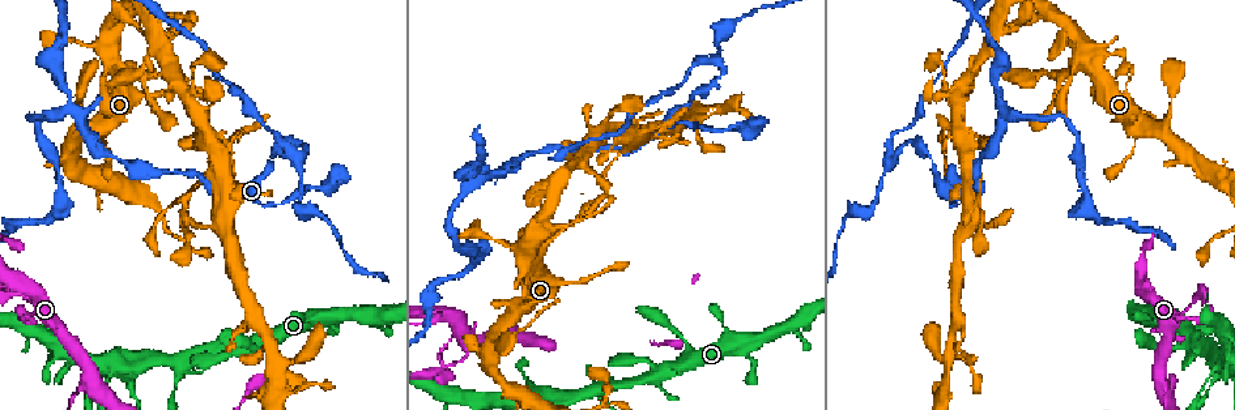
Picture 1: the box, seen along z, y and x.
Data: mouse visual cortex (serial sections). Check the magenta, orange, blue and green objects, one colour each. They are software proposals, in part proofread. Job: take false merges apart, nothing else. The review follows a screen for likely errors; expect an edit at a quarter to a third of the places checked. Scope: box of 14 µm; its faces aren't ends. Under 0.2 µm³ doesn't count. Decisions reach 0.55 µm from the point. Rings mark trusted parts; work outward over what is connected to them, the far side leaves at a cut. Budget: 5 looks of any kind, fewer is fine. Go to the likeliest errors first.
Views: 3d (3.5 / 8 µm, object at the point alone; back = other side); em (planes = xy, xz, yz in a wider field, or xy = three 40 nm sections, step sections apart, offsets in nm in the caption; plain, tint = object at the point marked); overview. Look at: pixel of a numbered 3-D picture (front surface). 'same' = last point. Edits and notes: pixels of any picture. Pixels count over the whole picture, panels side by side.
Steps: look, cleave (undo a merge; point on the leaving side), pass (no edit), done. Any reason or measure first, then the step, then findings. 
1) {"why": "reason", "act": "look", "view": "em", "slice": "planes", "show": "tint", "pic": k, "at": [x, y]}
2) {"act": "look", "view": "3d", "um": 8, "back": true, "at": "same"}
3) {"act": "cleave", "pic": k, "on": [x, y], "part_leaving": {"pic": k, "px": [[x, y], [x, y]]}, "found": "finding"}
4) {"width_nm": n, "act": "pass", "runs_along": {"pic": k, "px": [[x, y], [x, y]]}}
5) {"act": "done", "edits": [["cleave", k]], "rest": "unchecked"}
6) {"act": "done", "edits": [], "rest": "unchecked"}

{"why": "abrupt turn", "act": "look", "view": "3d", "um": 3.5, "pic": 1, "at": [185, 98]}

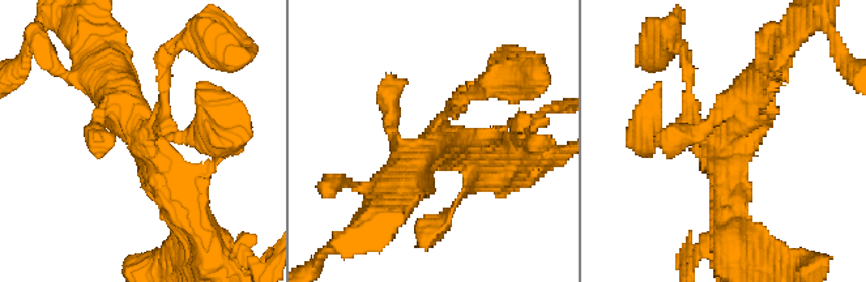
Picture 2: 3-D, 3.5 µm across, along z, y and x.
{"why": "need the tissue", "act": "look", "view": "em", "slice": "xy", "step": 1, "show": "tint", "pic": 2, "at": [725, 138]}

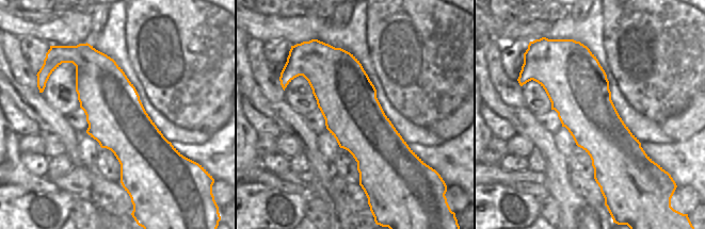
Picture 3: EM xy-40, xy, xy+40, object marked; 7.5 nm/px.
{"act": "pass", "found": "all the same cell"}

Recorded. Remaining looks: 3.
{"why": "a fork", "act": "look", "view": "3d", "um": 3.5, "pic": 1, "at": [1143, 281]}

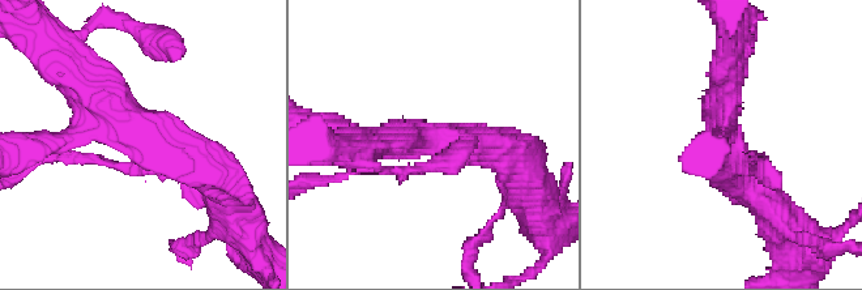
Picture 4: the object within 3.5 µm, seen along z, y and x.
{"why": "shape alone is not enough", "act": "look", "view": "em", "slice": "planes", "show": "tint", "pic": 4, "at": [158, 146]}

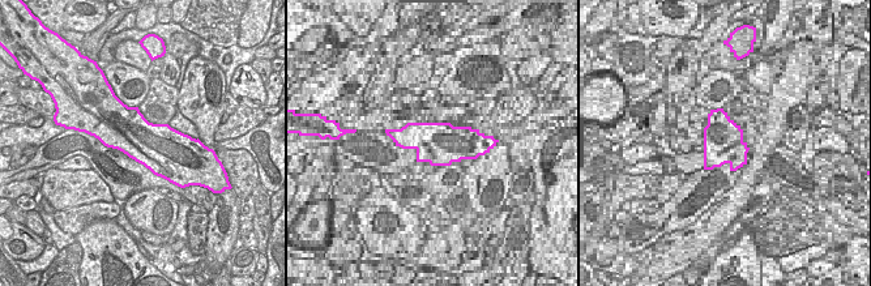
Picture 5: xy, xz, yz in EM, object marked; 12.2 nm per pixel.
{"act": "pass", "found": "continuous, no second cell"}

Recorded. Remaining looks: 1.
{"act": "done", "edits": [], "rest": "unchecked"}

